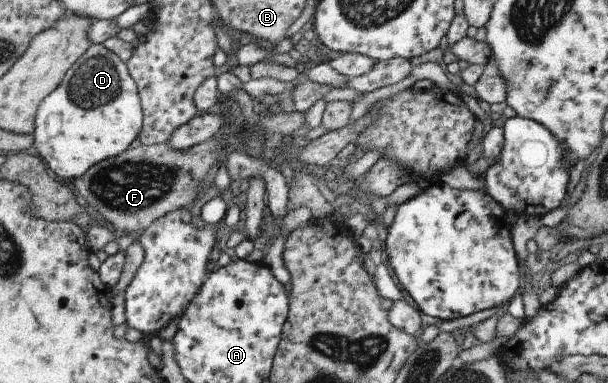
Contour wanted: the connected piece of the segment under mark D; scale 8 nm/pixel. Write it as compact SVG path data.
M93 44L63 76L59 87L40 101L32 133L35 153L42 157L58 179L75 179L89 167L115 157L127 150L142 128L142 105L135 80L128 72L128 64L103 44Z

